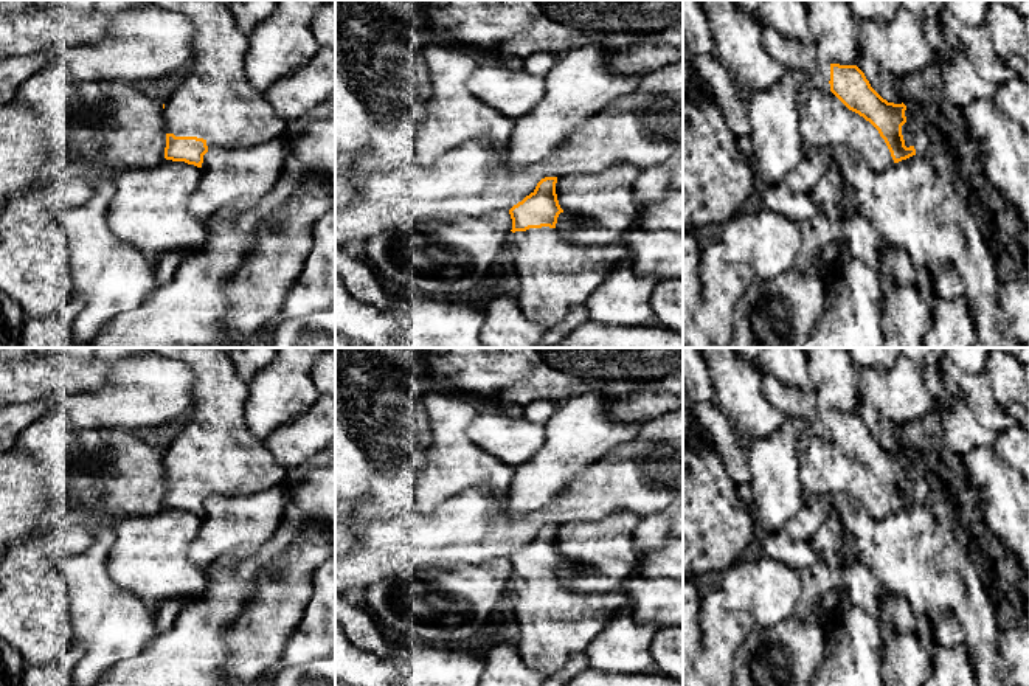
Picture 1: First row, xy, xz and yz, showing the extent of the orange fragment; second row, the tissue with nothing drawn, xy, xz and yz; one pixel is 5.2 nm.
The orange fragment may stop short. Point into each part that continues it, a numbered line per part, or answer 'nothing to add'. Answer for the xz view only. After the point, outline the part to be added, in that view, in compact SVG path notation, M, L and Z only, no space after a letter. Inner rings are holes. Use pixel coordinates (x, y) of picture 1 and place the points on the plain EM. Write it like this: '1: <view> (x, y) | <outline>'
1: xz (554, 623) | M542 574L515 579L509 584L514 602L514 621L518 625L517 650L523 661L548 678L560 672L573 653L582 653L598 636L616 612L629 605L629 596L618 591L574 593L557 576Z

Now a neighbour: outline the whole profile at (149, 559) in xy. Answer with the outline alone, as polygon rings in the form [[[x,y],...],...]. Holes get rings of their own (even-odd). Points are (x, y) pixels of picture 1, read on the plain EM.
[[[166,506],[123,517],[113,525],[115,542],[107,559],[110,580],[154,612],[166,599],[202,593],[206,577],[188,554],[200,525],[200,515]]]

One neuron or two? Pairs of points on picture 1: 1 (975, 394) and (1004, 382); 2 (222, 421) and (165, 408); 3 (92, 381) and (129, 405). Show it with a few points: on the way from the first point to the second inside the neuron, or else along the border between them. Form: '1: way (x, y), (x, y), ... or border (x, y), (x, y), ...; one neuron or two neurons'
1: way (983, 394), (992, 394), (997, 390); one neuron
2: border (191, 368), (194, 376), (193, 405); two neurons
3: border (121, 363), (101, 387), (65, 394); two neurons

